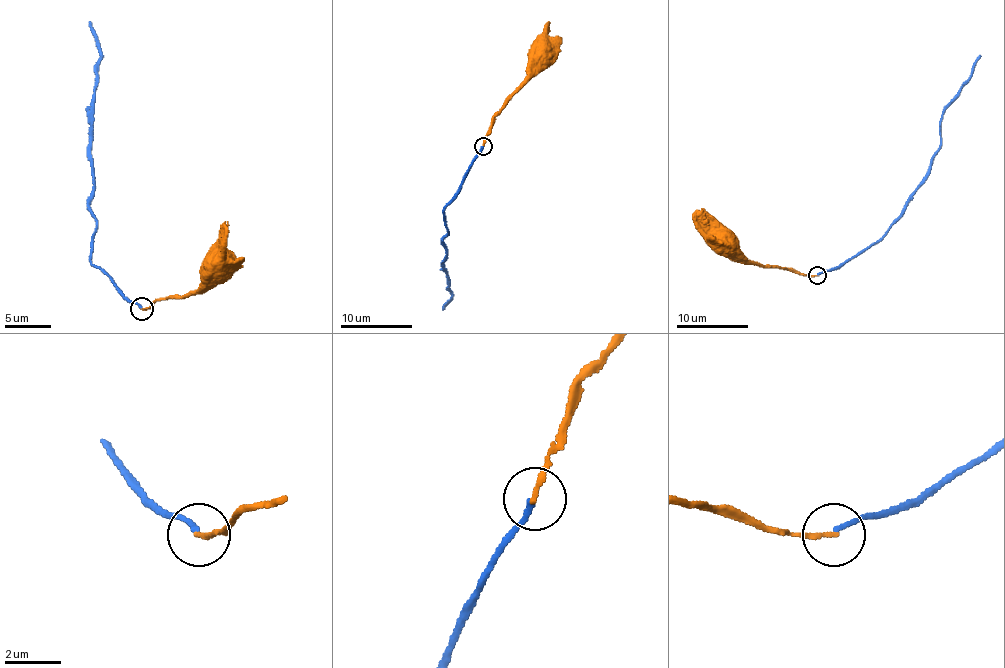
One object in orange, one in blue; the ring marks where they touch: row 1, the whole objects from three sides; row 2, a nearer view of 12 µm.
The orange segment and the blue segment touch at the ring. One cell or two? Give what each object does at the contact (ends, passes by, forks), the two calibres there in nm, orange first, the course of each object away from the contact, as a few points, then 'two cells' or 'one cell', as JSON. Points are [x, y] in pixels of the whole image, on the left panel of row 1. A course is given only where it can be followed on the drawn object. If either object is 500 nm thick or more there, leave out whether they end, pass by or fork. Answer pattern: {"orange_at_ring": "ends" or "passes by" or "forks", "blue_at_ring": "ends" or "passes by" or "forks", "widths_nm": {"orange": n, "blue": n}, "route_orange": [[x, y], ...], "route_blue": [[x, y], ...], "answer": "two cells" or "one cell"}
{"orange_at_ring": "ends", "blue_at_ring": "ends", "widths_nm": {"orange": 180, "blue": 170}, "route_orange": [[142, 308], [153, 301], [193, 294], [221, 266]], "route_blue": [[142, 308], [91, 259], [91, 236], [95, 226], [88, 206], [93, 175], [91, 136], [100, 52], [88, 22]], "answer": "two cells"}

